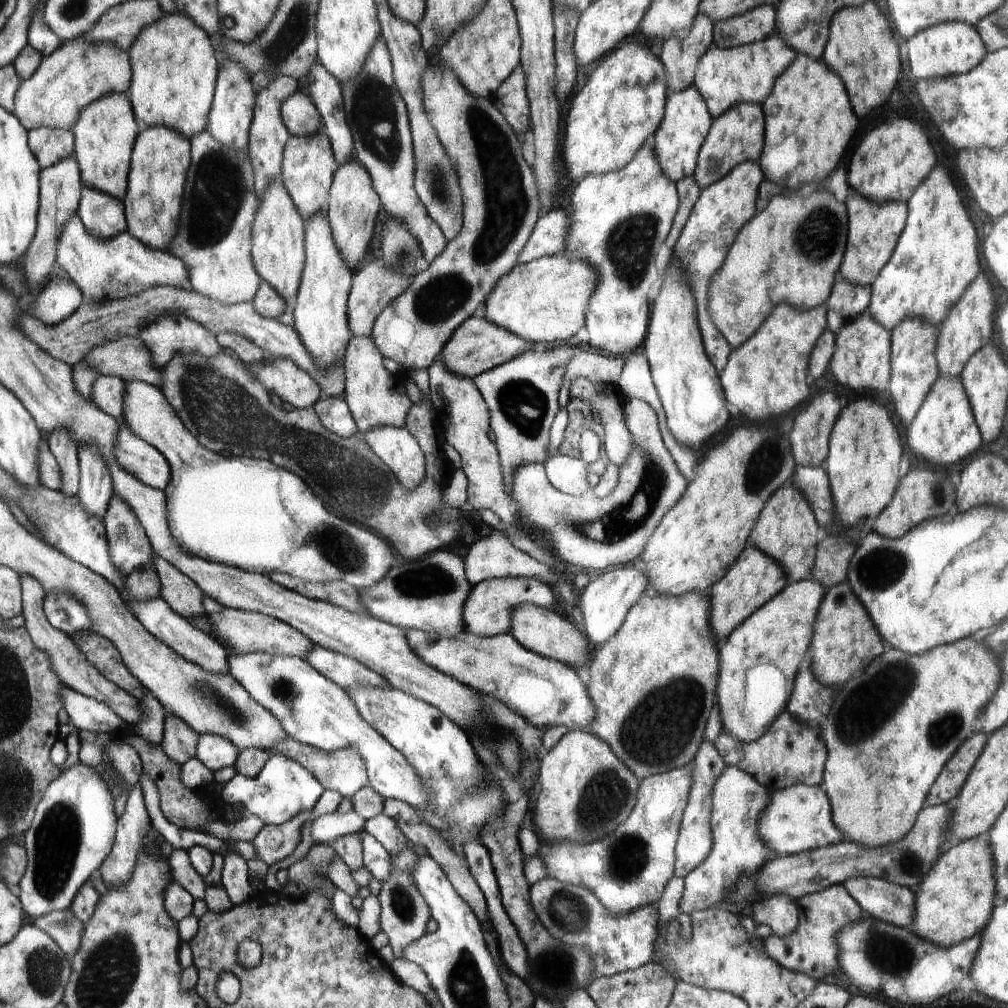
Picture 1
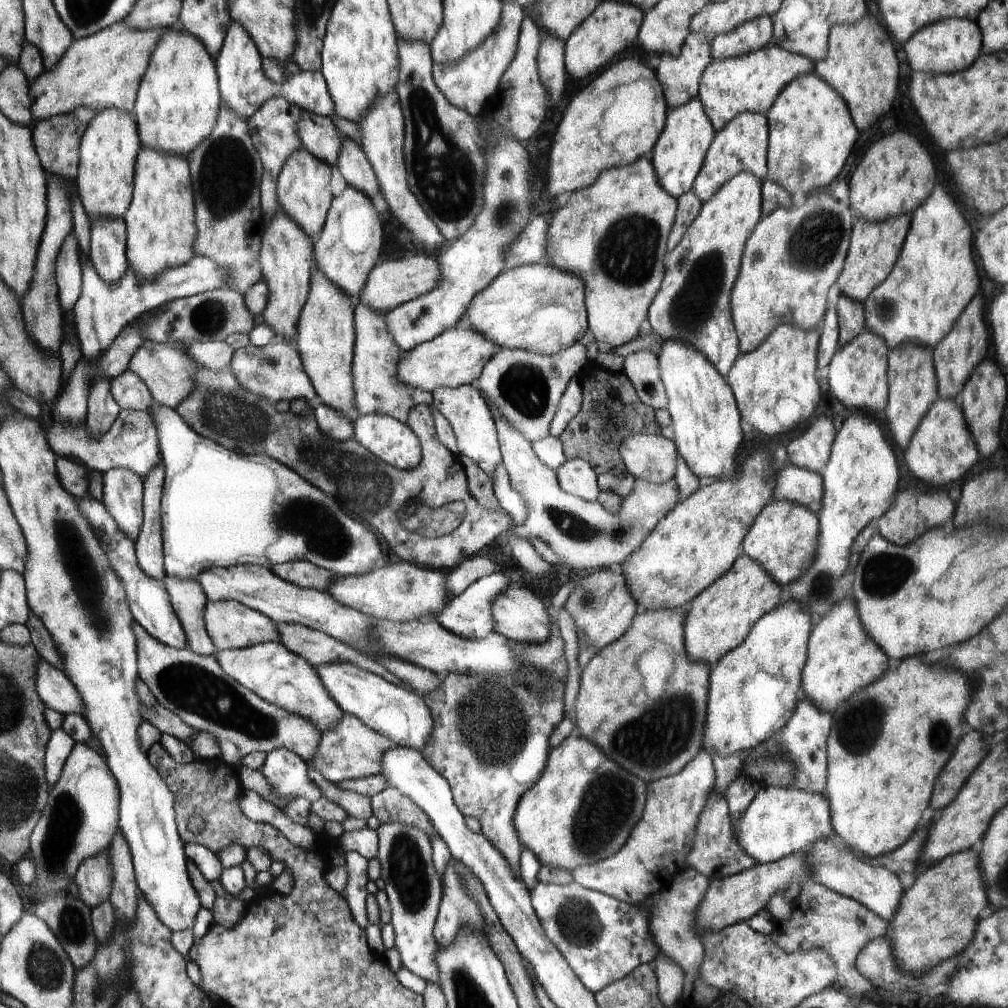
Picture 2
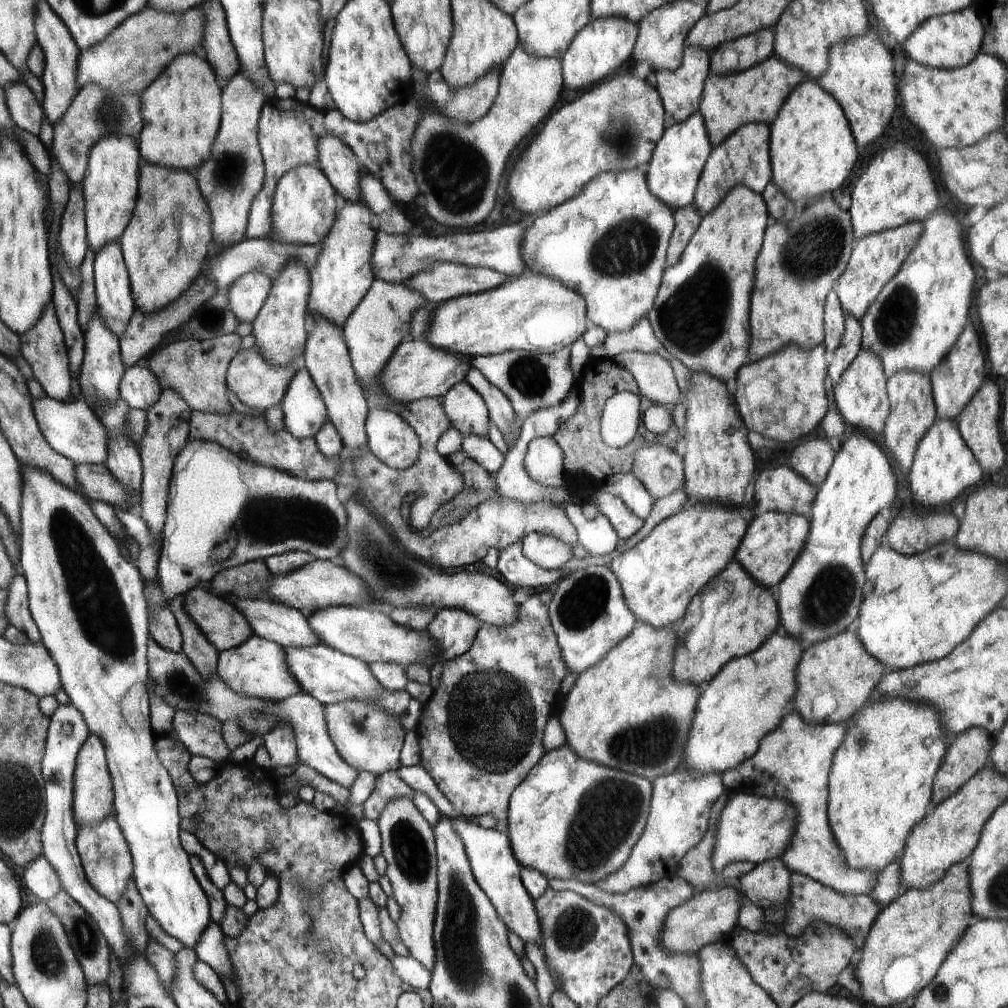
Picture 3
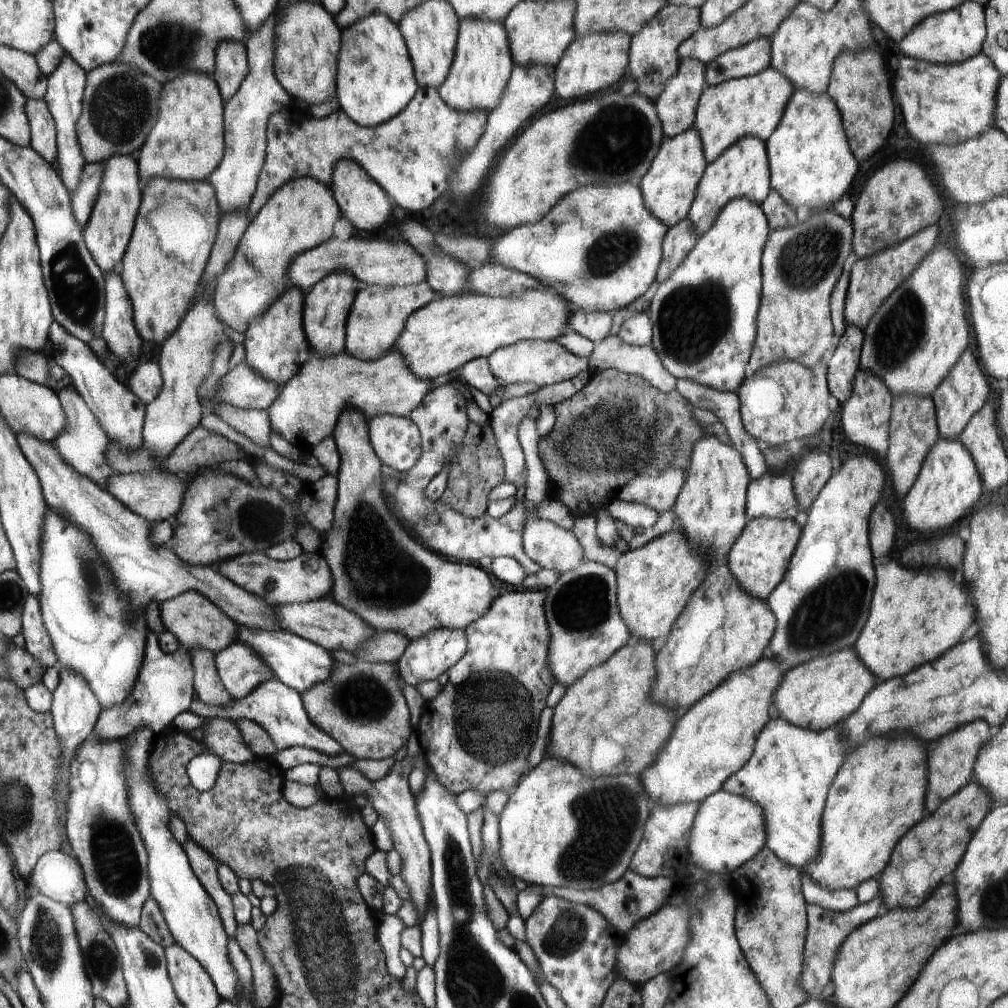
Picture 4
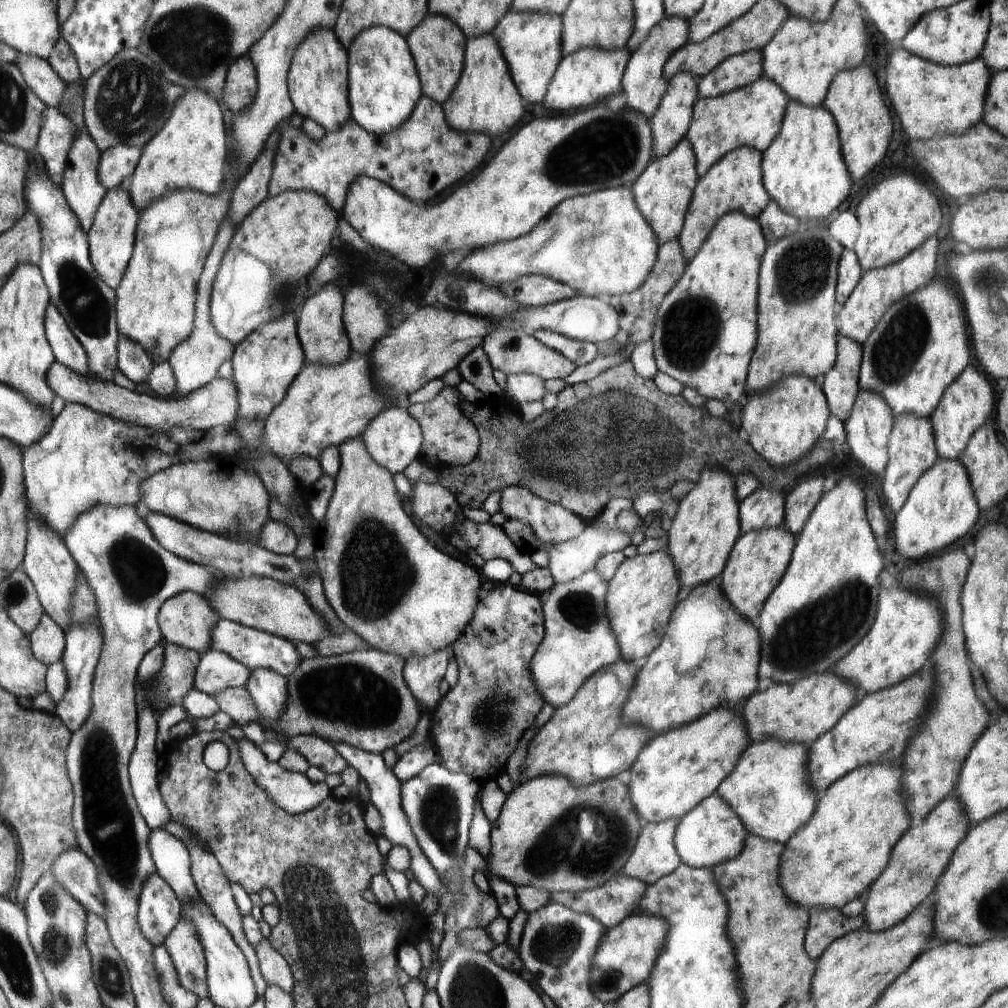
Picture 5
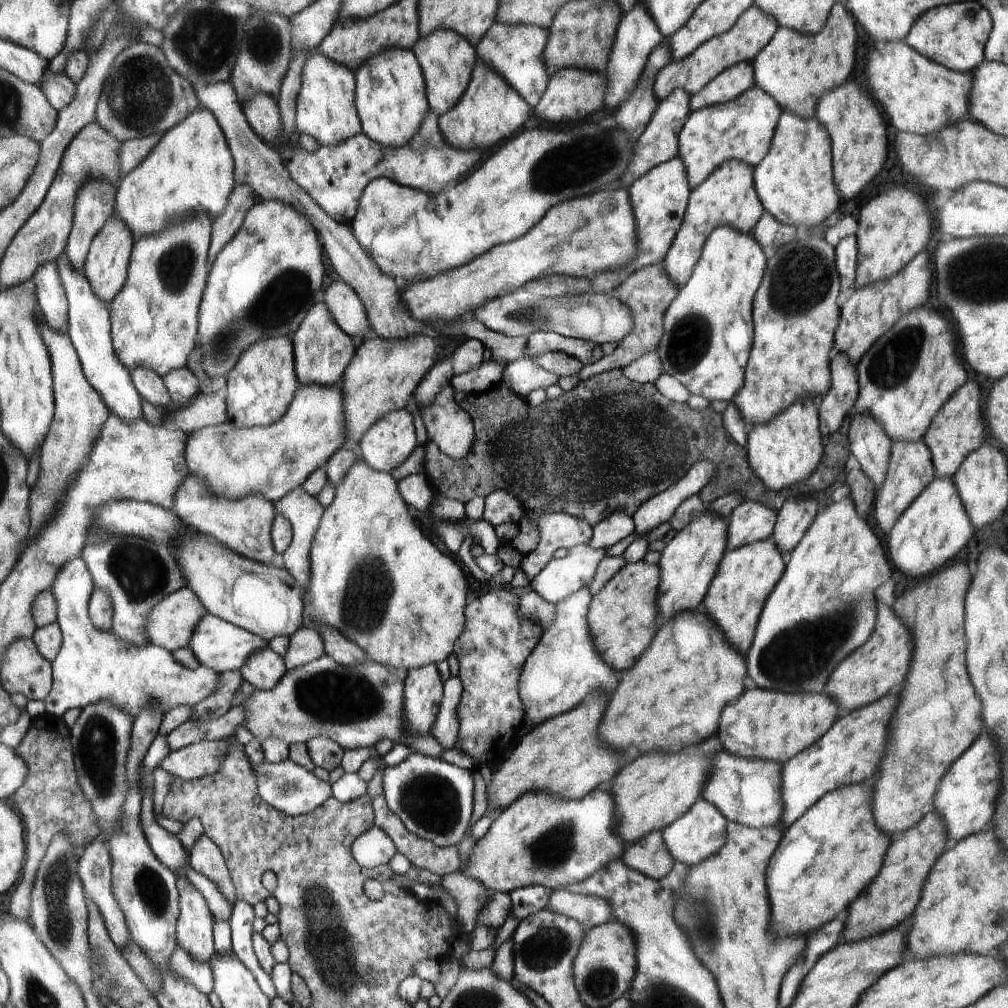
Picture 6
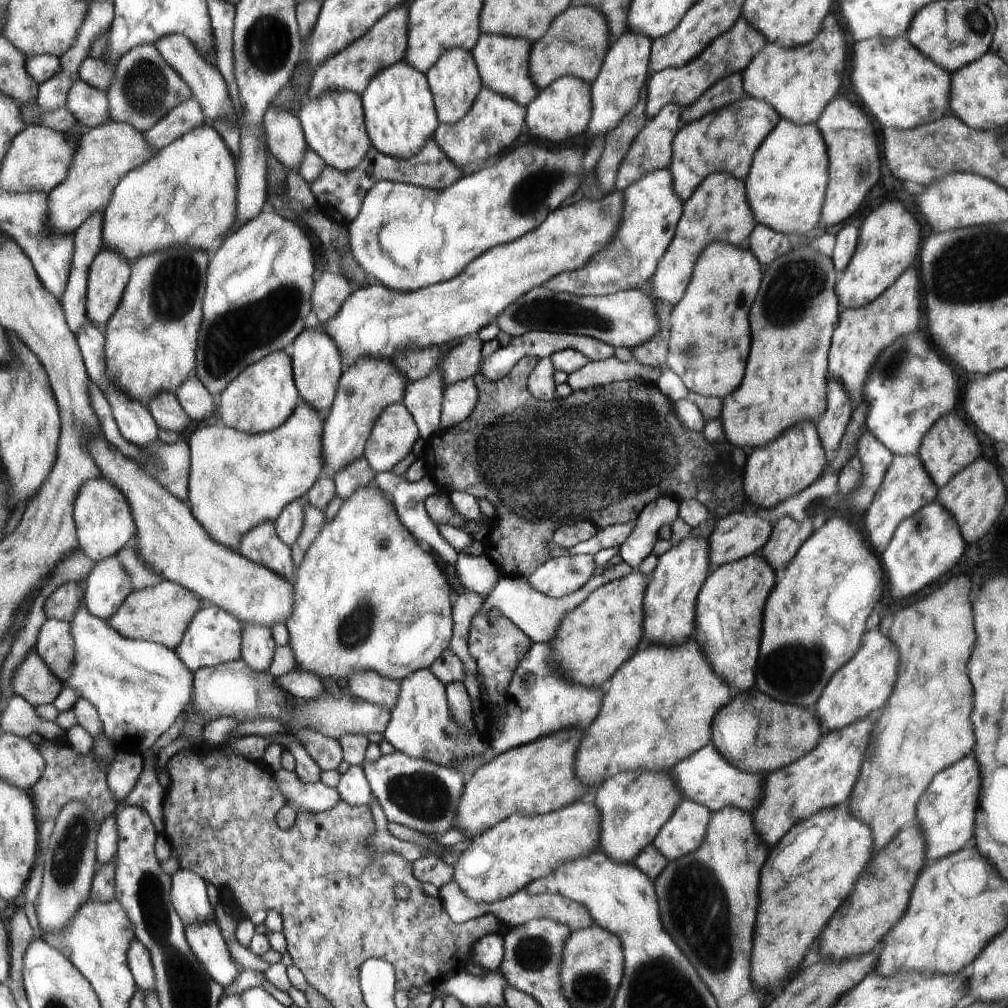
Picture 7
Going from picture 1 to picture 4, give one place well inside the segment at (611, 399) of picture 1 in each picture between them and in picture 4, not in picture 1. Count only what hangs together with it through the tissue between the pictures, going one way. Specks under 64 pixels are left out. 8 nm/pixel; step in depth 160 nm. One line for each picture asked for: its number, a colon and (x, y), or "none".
2: (653, 458)
3: (660, 470)
4: (660, 493)

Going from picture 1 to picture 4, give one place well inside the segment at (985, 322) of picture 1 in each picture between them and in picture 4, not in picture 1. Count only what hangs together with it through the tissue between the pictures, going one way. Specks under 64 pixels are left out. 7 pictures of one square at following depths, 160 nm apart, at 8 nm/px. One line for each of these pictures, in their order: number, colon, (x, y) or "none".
2: (958, 353)
3: (959, 376)
4: (963, 392)

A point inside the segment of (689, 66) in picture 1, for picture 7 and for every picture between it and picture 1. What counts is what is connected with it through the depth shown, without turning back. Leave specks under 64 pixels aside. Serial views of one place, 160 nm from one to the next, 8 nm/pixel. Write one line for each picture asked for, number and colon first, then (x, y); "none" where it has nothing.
2: (679, 76)
3: (681, 90)
4: (677, 106)
5: (671, 122)
6: (659, 143)
7: (652, 150)

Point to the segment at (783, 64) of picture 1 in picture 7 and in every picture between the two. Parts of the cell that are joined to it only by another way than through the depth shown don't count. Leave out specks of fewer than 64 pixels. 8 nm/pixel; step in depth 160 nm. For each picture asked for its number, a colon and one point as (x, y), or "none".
2: (751, 83)
3: (756, 95)
4: (753, 106)
5: (751, 116)
6: (743, 129)
7: (722, 141)

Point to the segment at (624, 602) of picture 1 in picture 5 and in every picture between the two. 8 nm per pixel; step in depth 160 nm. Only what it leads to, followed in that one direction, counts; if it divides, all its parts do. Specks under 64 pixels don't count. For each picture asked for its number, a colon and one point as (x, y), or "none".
2: (601, 605)
3: (590, 614)
4: (587, 628)
5: (580, 642)

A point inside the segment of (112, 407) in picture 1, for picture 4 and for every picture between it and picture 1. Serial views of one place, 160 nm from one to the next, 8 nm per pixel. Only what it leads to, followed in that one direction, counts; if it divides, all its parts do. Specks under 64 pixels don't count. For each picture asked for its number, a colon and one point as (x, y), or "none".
2: (128, 389)
3: (140, 387)
4: (146, 381)

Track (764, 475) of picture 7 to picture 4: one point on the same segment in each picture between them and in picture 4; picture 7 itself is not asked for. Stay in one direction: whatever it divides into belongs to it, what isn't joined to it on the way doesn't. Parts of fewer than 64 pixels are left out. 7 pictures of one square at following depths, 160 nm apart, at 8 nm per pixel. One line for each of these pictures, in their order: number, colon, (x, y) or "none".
4: (785, 401)
5: (783, 424)
6: (788, 449)

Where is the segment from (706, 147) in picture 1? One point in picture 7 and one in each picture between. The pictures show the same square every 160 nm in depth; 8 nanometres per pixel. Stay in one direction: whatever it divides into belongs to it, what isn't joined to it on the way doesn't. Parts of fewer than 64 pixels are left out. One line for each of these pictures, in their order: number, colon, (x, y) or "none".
2: (742, 145)
3: (744, 159)
4: (743, 171)
5: (735, 183)
6: (729, 197)
7: (719, 210)

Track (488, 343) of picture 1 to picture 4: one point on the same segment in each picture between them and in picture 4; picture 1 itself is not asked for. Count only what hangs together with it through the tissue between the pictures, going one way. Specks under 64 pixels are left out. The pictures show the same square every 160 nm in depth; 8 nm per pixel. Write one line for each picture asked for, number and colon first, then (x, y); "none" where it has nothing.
2: (454, 358)
3: (417, 370)
4: (306, 410)

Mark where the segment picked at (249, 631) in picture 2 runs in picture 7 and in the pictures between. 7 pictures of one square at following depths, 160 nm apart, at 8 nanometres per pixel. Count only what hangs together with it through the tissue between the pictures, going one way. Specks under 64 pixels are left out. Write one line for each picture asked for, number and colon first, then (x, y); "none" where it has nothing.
3: (222, 623)
4: (197, 623)
5: (187, 619)
6: (173, 622)
7: (161, 614)

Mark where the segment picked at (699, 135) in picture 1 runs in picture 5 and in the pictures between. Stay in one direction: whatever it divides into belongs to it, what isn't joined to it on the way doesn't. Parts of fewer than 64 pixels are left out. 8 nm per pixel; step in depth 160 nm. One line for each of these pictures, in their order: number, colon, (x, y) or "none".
2: (679, 153)
3: (682, 152)
4: (669, 188)
5: (663, 192)

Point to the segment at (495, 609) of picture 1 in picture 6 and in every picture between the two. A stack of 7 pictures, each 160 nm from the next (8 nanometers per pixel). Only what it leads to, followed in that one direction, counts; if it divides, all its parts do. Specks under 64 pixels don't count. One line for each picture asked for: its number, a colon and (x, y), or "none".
2: (470, 614)
3: (455, 630)
4: (424, 659)
5: (424, 675)
6: (423, 692)

